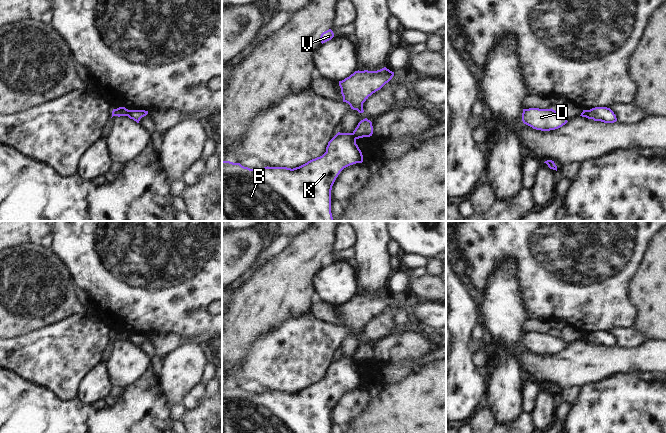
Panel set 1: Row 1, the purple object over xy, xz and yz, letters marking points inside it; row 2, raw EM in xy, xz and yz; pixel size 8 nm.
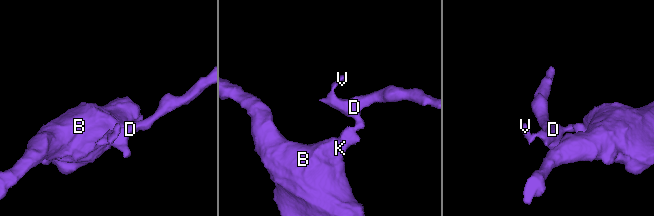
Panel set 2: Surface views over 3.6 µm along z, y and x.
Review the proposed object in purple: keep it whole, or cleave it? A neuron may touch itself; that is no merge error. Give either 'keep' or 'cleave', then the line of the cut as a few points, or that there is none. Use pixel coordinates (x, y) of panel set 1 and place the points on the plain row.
cleave; cut in xy along (129, 334), (127, 339)

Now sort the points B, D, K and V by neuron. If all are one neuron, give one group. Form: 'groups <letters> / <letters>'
groups B K / D V

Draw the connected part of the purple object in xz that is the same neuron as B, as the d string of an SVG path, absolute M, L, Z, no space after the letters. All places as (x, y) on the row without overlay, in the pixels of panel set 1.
M338 356L328 366L326 376L322 380L312 383L307 387L293 393L287 391L267 390L261 394L256 394L244 391L240 387L222 385L222 433L331 433L331 414L336 402L344 392L362 386L363 386L363 379L358 369L356 368L356 362L353 360L352 357L340 357L340 356Z

